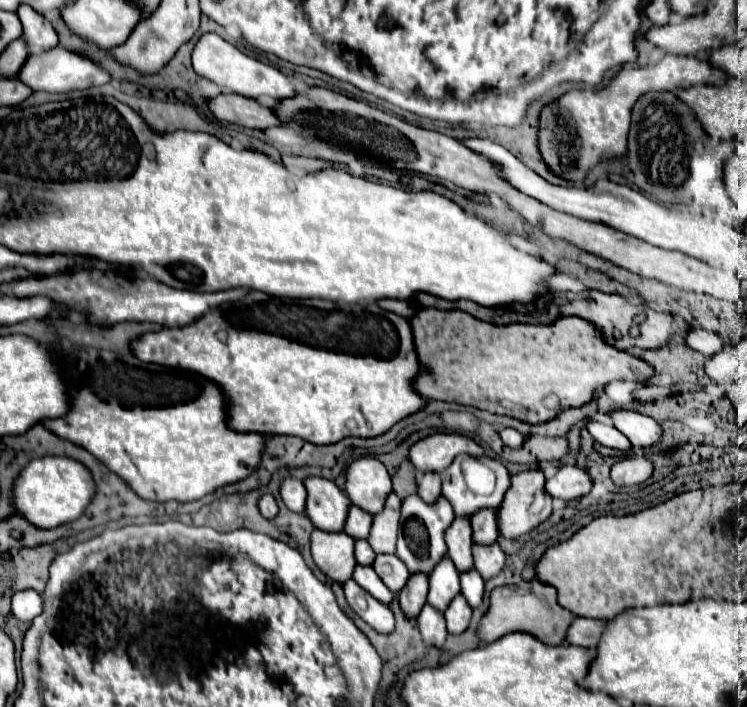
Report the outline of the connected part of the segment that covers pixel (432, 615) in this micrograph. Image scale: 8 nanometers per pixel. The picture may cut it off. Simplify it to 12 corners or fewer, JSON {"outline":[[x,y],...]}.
{"outline":[[426,602],[416,620],[422,640],[442,648],[444,614]]}

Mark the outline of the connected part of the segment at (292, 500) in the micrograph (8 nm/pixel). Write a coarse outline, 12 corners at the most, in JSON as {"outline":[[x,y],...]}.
{"outline":[[292,476],[280,482],[280,496],[294,512],[304,512],[304,484]]}

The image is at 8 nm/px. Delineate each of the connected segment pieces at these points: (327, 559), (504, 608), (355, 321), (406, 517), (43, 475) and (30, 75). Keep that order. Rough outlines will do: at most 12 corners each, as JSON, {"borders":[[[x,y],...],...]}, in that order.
{"borders":[[[314,530],[312,560],[336,582],[352,578],[354,538]],[[530,580],[494,588],[478,624],[488,644],[526,632],[564,644],[576,616],[556,590]],[[250,290],[130,342],[236,432],[326,446],[426,404],[408,320]],[[418,494],[400,508],[396,556],[412,574],[430,574],[446,554],[444,532],[454,520],[440,496]],[[64,456],[28,462],[12,506],[36,528],[76,520],[92,474]],[[54,46],[32,54],[18,78],[34,92],[110,82],[88,56]]]}

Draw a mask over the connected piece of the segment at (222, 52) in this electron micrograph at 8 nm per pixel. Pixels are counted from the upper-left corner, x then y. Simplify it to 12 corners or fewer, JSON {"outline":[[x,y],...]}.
{"outline":[[218,34],[192,52],[198,76],[246,98],[294,98],[278,68]]}

